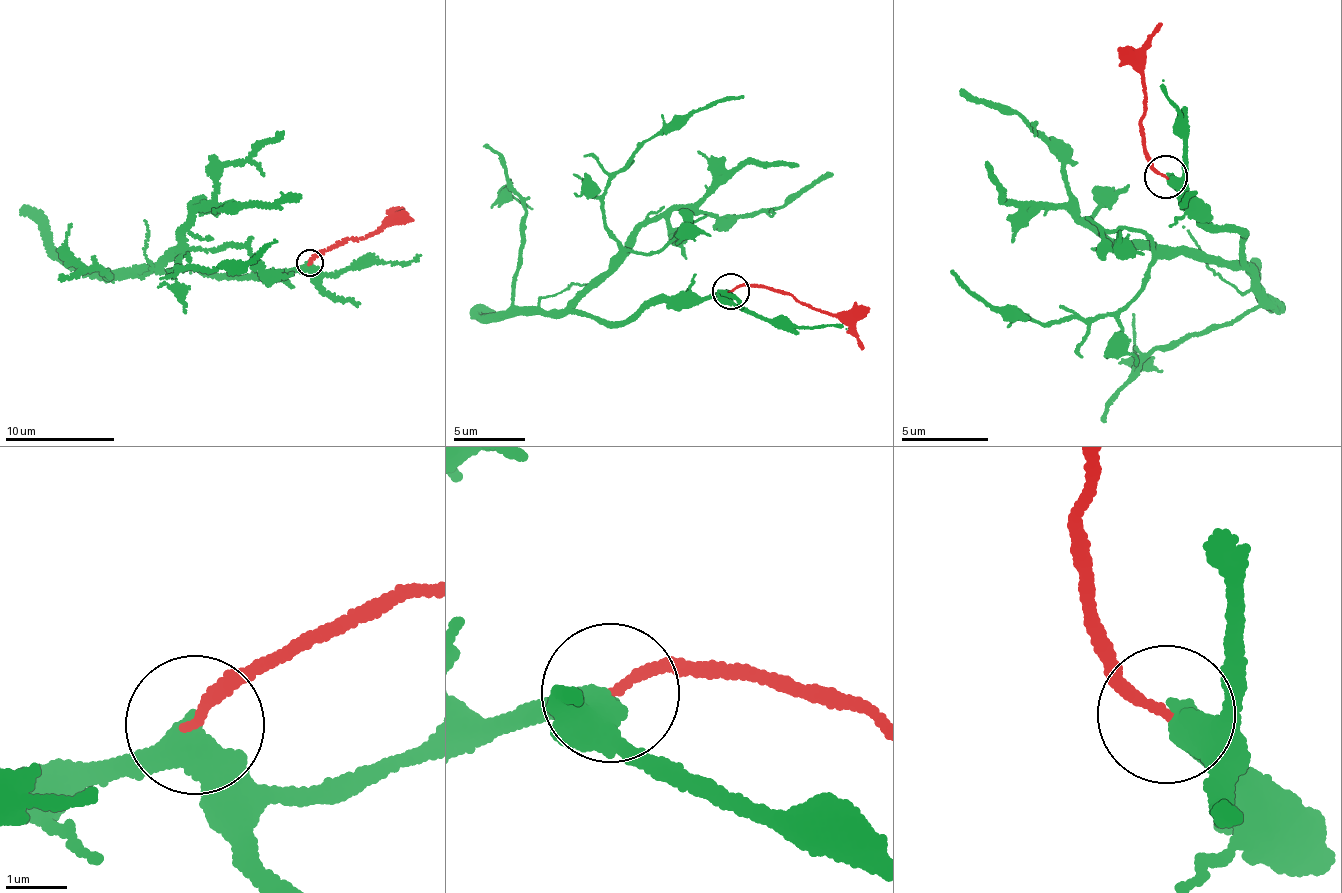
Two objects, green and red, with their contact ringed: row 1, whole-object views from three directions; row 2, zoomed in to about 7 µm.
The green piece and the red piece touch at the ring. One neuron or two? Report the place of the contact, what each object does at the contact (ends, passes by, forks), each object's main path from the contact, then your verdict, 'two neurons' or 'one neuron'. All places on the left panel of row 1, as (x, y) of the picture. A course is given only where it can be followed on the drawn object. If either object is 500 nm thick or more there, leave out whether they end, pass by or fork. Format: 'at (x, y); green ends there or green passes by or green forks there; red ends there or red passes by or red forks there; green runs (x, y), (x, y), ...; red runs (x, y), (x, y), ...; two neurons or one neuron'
at (310, 263); green passes by; red ends there; green runs (310, 263), (238, 280), (162, 268), (183, 251), (176, 267), (213, 272), (258, 259), (277, 242); red runs (310, 263), (322, 252), (368, 235), (403, 209); one neuron

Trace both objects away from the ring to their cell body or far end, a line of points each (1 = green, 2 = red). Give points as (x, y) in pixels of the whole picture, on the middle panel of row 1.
1: (731, 291), (614, 323), (574, 306), (614, 272), (603, 206), (616, 173), (646, 141), (744, 96)
2: (731, 291), (753, 282), (813, 305), (849, 326), (865, 348)

